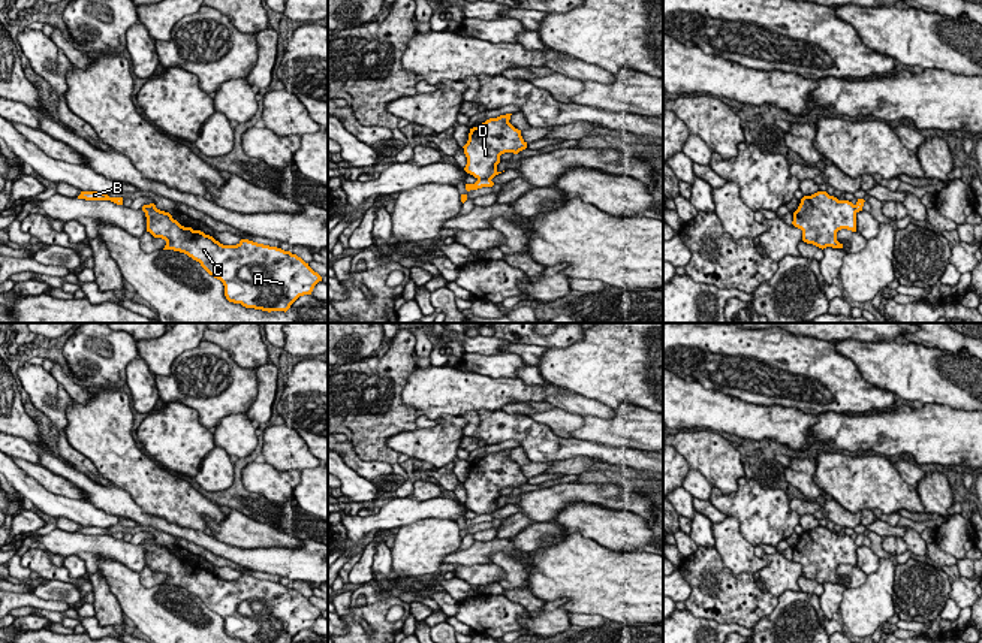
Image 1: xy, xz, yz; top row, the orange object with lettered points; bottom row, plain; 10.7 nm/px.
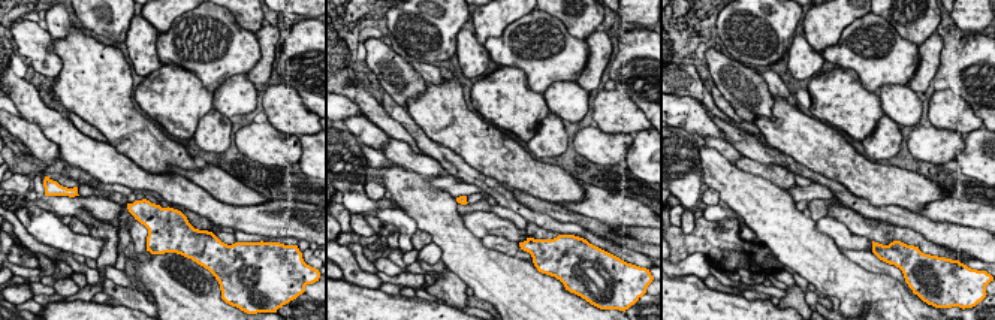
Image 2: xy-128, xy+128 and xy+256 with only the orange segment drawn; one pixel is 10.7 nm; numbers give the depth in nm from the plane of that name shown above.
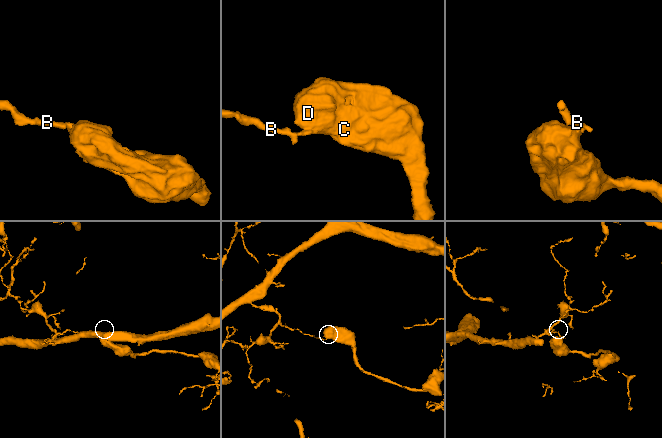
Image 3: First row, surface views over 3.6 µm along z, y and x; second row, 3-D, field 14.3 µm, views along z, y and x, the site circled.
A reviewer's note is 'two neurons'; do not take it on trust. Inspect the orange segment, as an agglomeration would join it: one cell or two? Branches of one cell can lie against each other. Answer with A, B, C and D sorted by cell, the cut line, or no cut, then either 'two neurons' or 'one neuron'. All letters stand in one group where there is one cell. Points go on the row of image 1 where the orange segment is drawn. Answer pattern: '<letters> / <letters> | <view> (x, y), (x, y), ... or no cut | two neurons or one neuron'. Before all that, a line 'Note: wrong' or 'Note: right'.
Note: right
A C D / B | xz (478, 178), (490, 180) | two neurons

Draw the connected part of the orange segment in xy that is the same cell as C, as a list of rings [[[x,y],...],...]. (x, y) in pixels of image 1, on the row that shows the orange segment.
[[[142,208],[142,211],[147,217],[147,232],[166,241],[163,250],[180,251],[199,262],[210,275],[223,283],[229,302],[268,313],[286,313],[299,296],[311,295],[314,286],[322,281],[308,263],[290,251],[248,239],[241,239],[237,245],[223,245],[201,230],[181,226],[169,212],[157,208]]]

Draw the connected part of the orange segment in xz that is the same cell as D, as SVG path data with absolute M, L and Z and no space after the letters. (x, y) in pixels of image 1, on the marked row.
M512 114L490 118L478 127L470 129L469 141L463 147L467 157L464 170L478 179L492 179L501 173L497 170L500 156L504 153L518 154L527 148L521 130L509 120Z

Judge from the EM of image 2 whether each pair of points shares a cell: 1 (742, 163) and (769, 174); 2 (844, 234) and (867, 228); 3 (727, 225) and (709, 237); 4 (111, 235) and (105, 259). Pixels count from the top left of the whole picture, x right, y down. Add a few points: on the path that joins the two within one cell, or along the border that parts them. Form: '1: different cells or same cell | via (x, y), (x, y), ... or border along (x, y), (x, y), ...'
1: same cell | via (748, 166), (763, 171)
2: different cells | border along (826, 216), (871, 241)
3: same cell | via (726, 231), (715, 237)
4: same cell | via (111, 241), (108, 253)

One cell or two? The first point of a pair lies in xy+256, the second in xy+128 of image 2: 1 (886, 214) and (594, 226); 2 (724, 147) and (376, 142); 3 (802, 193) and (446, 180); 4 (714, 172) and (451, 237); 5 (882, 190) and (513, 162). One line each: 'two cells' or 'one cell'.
1: one cell
2: one cell
3: one cell
4: one cell
5: one cell

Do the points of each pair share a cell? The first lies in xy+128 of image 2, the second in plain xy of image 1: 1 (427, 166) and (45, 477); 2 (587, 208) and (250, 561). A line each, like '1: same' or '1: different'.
1: same
2: different

